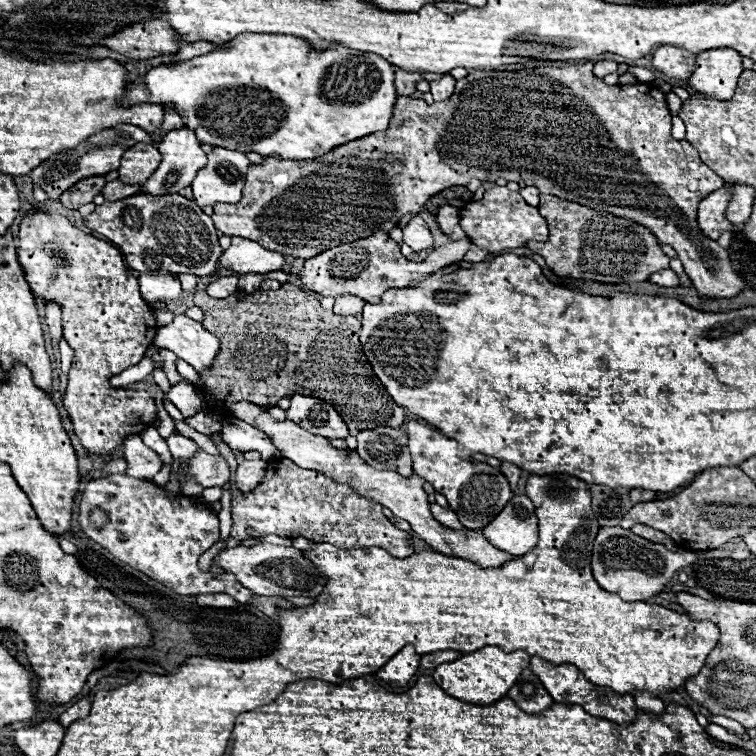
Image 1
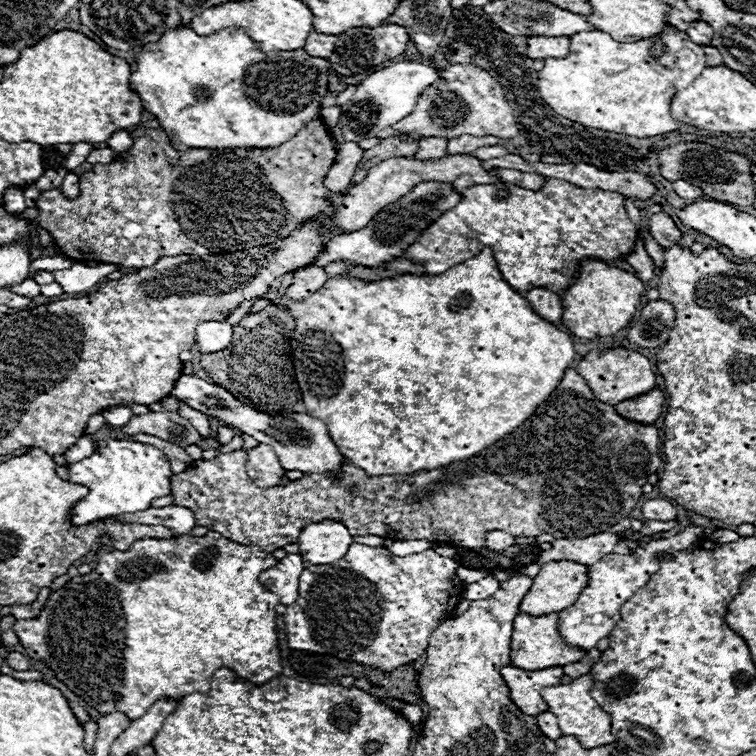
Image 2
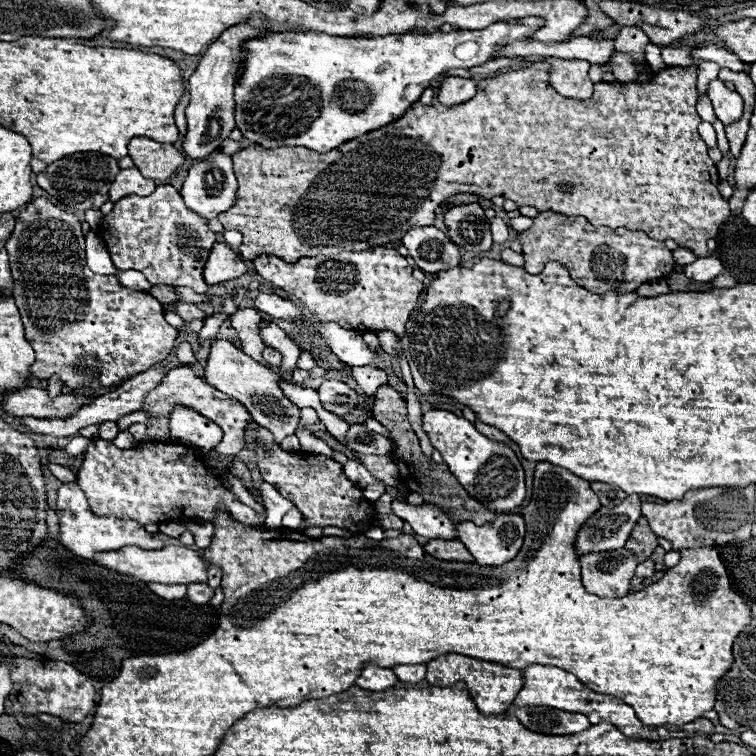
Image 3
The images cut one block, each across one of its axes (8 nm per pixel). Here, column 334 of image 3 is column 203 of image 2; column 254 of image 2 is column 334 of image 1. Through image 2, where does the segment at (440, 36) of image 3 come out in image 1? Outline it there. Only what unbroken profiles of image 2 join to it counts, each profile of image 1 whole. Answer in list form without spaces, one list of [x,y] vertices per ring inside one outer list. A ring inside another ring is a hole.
[[[240,34],[234,38],[234,42],[226,42],[226,46],[218,46],[212,54],[192,58],[190,62],[170,62],[156,66],[146,72],[142,82],[132,82],[126,88],[126,94],[120,98],[120,106],[134,106],[134,104],[160,104],[164,110],[168,106],[174,106],[174,110],[182,116],[184,126],[190,126],[190,130],[198,130],[198,140],[202,144],[212,144],[212,146],[222,146],[228,150],[242,150],[242,152],[258,152],[262,156],[278,156],[282,160],[312,160],[318,156],[324,156],[336,146],[342,146],[346,142],[364,138],[374,132],[382,132],[388,128],[388,120],[392,118],[392,106],[396,102],[396,92],[394,92],[394,66],[388,64],[384,58],[378,58],[378,54],[360,54],[358,50],[342,48],[334,44],[332,48],[324,52],[316,52],[310,48],[308,42],[302,38],[294,36],[282,36],[282,34]]]

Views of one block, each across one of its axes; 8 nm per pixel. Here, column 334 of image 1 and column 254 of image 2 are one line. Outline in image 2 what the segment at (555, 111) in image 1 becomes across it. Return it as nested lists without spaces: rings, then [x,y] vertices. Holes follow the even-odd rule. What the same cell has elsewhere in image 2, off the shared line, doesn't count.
[[[322,118],[308,122],[306,126],[300,128],[300,132],[276,146],[276,148],[226,148],[226,150],[204,150],[204,148],[188,148],[188,150],[174,150],[168,134],[162,128],[156,130],[146,130],[144,136],[136,138],[132,148],[128,152],[118,154],[118,158],[112,164],[94,164],[92,170],[84,172],[80,176],[80,198],[78,200],[68,200],[64,198],[64,194],[60,192],[60,188],[42,192],[42,196],[38,198],[38,210],[40,216],[36,218],[38,224],[50,232],[50,236],[56,240],[58,248],[62,254],[66,254],[68,258],[76,260],[76,262],[108,262],[108,264],[118,264],[118,266],[126,266],[126,268],[144,268],[144,266],[152,266],[158,258],[162,256],[180,256],[180,254],[220,254],[220,252],[232,252],[232,250],[244,250],[244,248],[252,248],[252,246],[262,246],[262,244],[272,244],[280,238],[286,238],[298,222],[302,222],[304,218],[312,218],[318,214],[332,214],[336,210],[338,204],[338,194],[330,192],[324,186],[324,176],[328,174],[332,162],[336,158],[336,144],[332,142],[330,130],[324,126]],[[170,160],[178,160],[180,166],[174,166]]]

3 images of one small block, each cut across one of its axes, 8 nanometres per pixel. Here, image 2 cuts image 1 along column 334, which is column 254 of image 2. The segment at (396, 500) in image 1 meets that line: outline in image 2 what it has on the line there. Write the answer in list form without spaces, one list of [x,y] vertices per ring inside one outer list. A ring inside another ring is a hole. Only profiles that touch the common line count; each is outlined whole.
[[[258,444],[256,448],[248,450],[246,472],[260,488],[274,488],[280,484],[286,470],[280,466],[280,460],[270,446]]]

